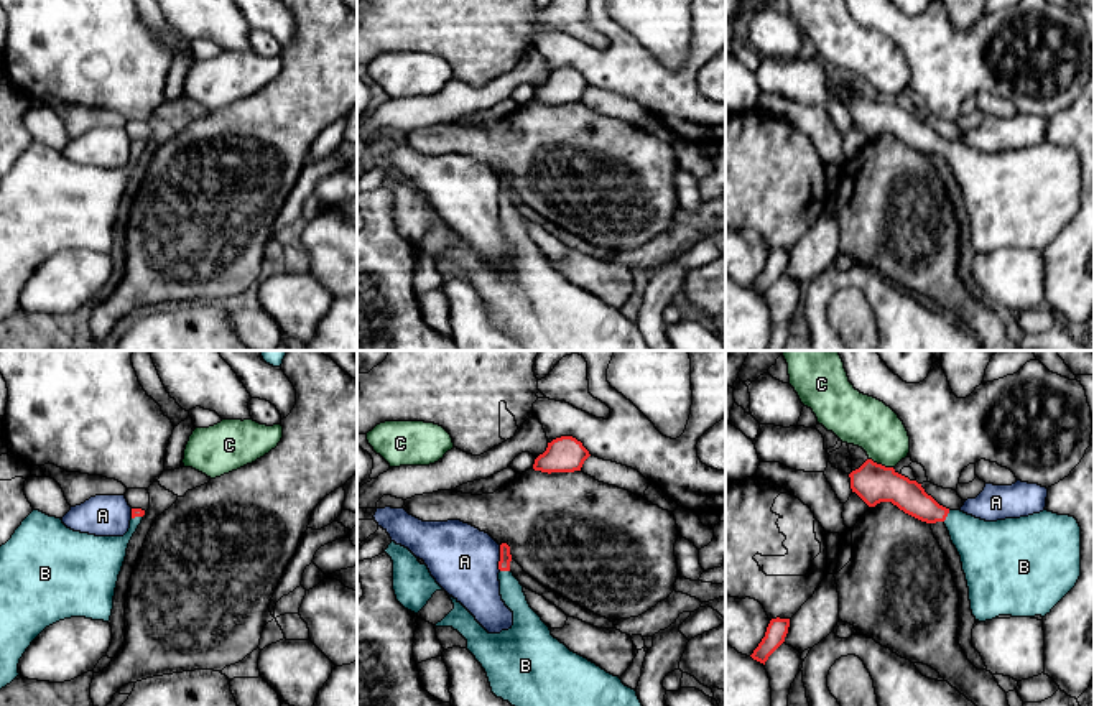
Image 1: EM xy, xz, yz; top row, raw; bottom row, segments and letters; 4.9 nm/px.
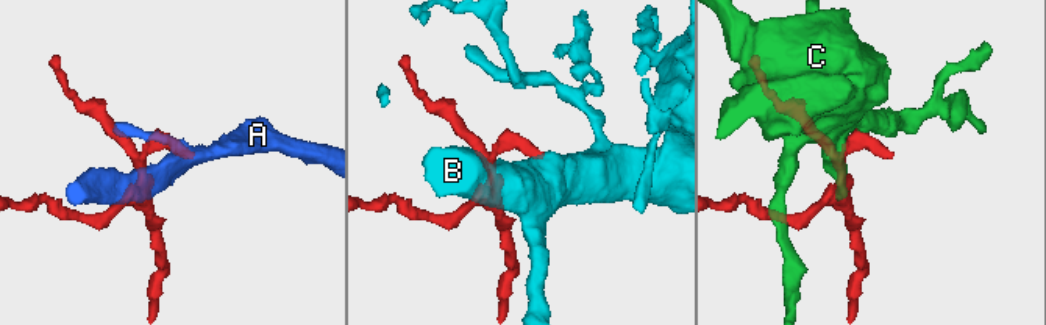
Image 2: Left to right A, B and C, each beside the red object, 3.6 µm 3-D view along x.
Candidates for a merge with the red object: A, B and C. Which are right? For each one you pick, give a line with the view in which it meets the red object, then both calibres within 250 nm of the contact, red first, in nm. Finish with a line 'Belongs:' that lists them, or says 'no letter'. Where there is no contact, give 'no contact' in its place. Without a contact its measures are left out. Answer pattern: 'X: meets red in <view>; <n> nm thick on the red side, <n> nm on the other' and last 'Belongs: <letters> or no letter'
B: meets red in yz; 160 nm thick on the red side, 260 nm on the other
Belongs: B

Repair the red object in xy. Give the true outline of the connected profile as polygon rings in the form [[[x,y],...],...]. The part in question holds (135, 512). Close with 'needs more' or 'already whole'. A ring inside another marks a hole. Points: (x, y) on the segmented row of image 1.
[[[132,509],[123,536],[95,536],[33,510],[0,546],[0,690],[20,676],[20,658],[46,627],[71,617],[110,620],[118,574],[143,515],[145,510]]]; needs more

